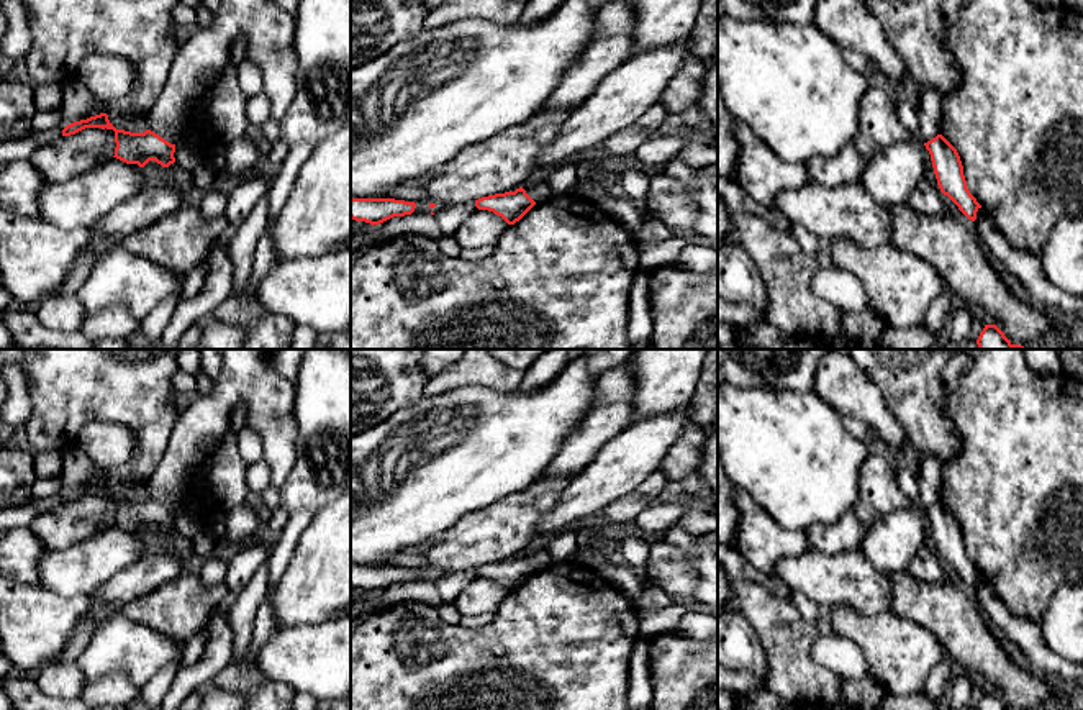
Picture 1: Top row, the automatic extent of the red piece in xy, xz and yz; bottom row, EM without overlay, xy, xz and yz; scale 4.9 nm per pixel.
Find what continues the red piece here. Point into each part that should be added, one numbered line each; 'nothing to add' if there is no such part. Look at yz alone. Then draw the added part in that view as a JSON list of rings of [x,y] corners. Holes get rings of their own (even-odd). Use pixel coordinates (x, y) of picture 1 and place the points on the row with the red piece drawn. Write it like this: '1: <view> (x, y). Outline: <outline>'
nothing to add

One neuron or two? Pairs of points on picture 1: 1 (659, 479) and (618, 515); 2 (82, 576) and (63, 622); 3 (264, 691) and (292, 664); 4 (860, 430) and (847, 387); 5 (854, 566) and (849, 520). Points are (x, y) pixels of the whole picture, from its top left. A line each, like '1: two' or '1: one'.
1: one
2: two
3: two
4: two
5: two

